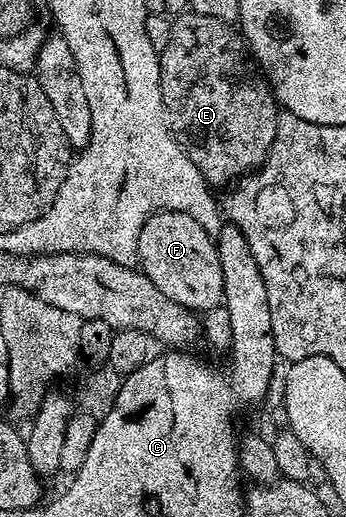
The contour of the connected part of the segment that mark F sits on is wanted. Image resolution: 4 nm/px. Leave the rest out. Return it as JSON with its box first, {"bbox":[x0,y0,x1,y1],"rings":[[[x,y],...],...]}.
{"bbox":[138,211,225,313],"rings":[[[158,211],[145,221],[139,238],[138,266],[144,275],[177,305],[185,305],[190,311],[206,313],[220,306],[225,299],[225,263],[215,248],[212,232],[196,216],[187,211]]]}

